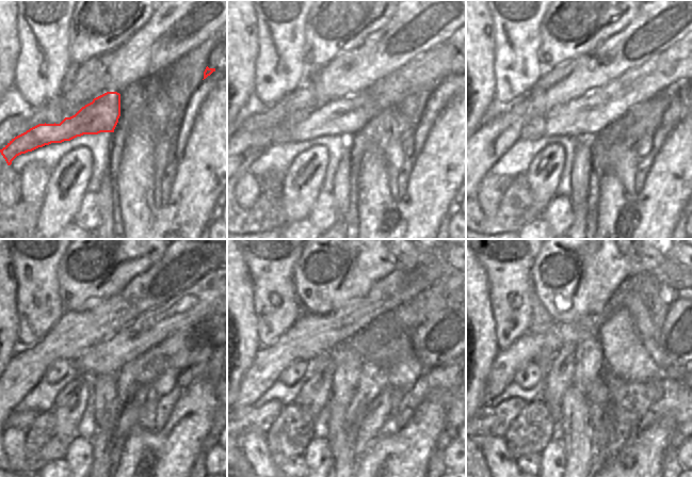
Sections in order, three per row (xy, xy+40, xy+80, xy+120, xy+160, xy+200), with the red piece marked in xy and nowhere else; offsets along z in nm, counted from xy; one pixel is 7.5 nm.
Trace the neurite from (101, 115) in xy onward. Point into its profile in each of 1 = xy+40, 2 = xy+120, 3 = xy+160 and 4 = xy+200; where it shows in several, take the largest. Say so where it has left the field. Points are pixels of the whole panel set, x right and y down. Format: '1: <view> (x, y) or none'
1: xy+40 (346, 116)
2: xy+120 (107, 358)
3: xy+160 (409, 315)
4: xy+200 (682, 292)

